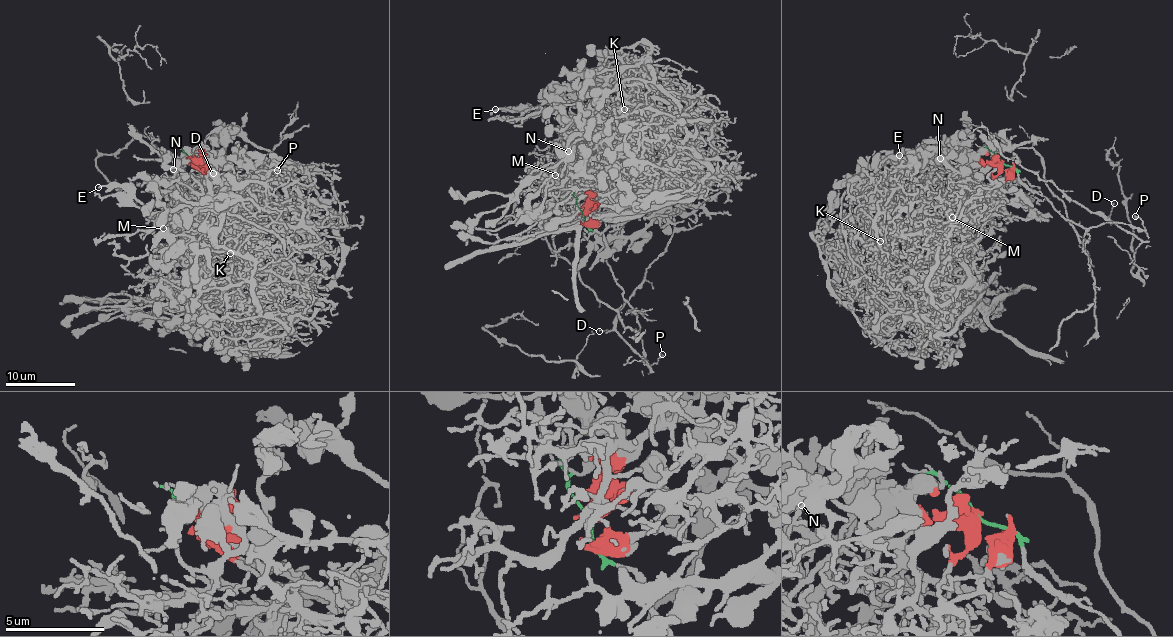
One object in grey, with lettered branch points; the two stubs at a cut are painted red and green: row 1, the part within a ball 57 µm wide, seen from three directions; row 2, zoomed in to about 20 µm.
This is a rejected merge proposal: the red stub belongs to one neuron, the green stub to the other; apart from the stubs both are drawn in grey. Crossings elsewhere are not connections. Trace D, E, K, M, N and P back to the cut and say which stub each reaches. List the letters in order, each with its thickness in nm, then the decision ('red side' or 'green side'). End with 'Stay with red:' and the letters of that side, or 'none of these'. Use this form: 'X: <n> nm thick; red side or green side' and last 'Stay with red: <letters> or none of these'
D: 80 nm thick; green side
E: 170 nm thick; red side
K: 200 nm thick; red side
M: 170 nm thick; red side
N: 170 nm thick; red side
P: 130 nm thick; green side
Stay with red: E, K, M, N

